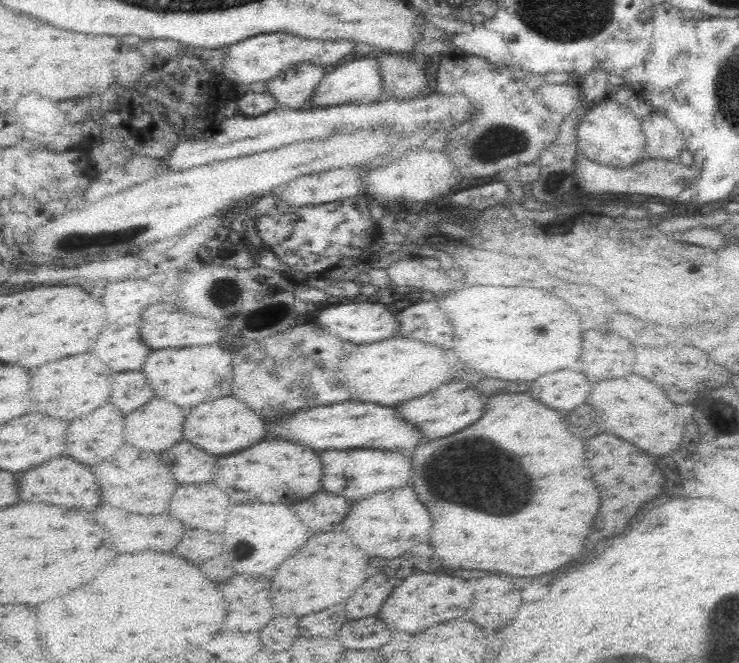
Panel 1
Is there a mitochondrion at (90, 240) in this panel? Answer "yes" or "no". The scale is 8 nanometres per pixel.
yes

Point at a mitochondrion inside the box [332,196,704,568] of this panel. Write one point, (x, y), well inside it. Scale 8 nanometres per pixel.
(475, 475)

